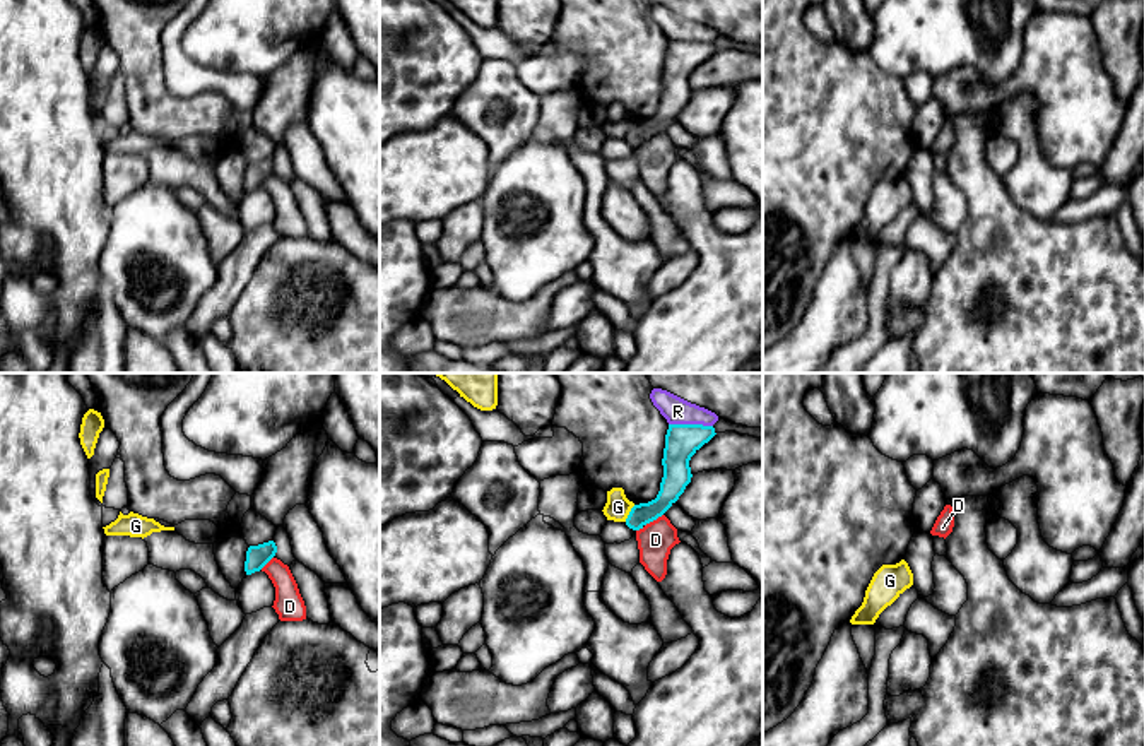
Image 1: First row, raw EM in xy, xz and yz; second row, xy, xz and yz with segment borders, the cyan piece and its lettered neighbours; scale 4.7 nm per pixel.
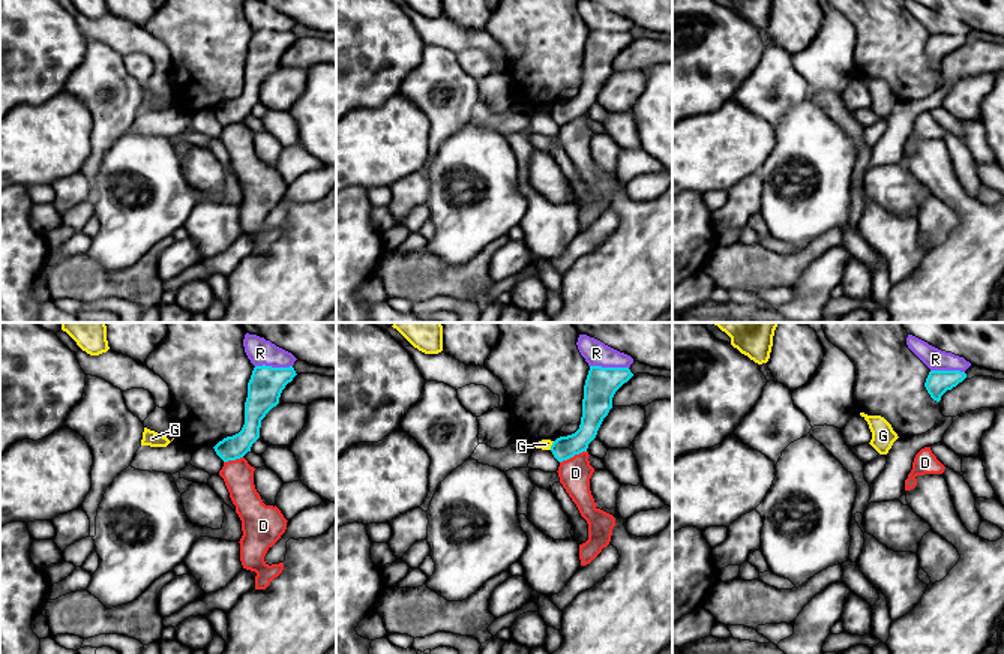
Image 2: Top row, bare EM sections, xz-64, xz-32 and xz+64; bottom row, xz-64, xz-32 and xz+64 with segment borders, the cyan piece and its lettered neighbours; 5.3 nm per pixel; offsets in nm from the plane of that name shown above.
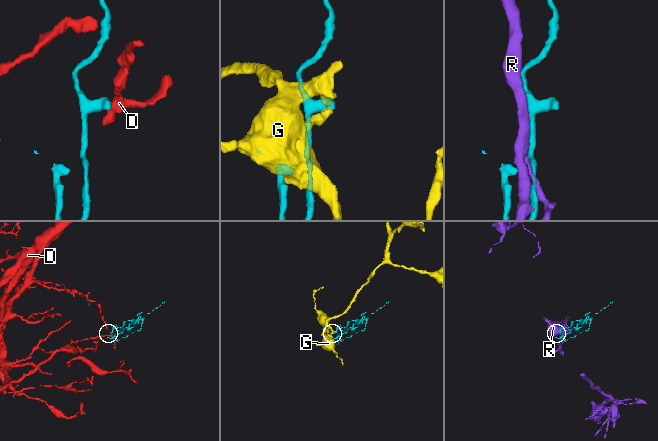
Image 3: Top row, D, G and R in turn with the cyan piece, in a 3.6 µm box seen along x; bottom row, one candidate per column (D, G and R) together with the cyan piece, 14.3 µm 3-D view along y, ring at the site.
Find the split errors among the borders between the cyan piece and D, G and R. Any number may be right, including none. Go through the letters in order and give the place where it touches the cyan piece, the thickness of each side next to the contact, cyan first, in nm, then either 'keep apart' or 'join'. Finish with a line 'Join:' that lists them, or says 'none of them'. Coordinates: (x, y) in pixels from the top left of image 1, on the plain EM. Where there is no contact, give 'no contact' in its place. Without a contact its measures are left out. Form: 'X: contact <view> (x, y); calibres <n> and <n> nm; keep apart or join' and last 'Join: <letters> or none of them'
D: contact xz (648, 139); calibres 120 and 170 nm; keep apart
G: contact xz (630, 130); calibres 120 and 120 nm; join
R: contact xz (691, 41); calibres 160 and 130 nm; keep apart
Join: G

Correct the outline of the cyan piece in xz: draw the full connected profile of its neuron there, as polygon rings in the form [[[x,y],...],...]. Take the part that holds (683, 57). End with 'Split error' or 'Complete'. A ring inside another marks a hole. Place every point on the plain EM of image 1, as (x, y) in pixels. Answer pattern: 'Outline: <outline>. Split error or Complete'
Outline: [[[669,41],[663,65],[663,94],[655,116],[634,121],[622,104],[607,108],[604,132],[607,137],[624,139],[629,145],[640,147],[662,133],[684,110],[691,99],[691,74],[715,53],[713,43]]]. Split error

